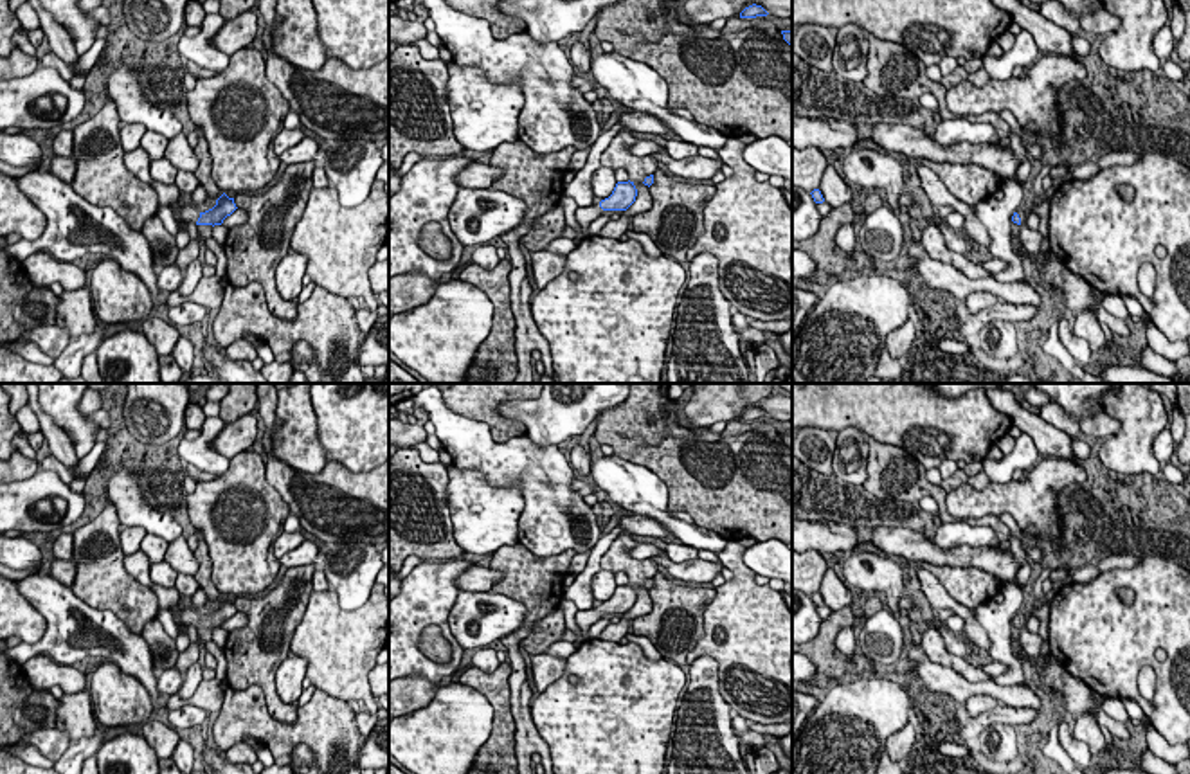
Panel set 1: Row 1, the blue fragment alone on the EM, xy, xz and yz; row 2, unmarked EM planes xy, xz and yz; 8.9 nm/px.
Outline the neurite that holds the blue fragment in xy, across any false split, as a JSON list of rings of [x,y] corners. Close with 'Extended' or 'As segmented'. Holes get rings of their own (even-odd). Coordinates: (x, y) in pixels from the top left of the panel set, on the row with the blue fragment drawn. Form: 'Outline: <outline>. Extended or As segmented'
Outline: [[[225,193],[216,200],[216,205],[202,212],[193,203],[175,202],[169,205],[173,211],[175,221],[196,223],[196,225],[221,225],[227,216],[230,216],[238,207],[234,198],[229,198]]]. Extended

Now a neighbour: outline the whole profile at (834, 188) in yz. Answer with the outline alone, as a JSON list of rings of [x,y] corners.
[[[832,164],[826,166],[819,191],[830,207],[841,207],[852,203],[852,189],[844,176],[841,176]]]

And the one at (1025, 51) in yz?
[[[1023,29],[1008,52],[1003,52],[999,58],[983,56],[983,68],[988,72],[990,79],[1005,81],[1014,76],[1015,67],[1032,67],[1039,52],[1033,36]]]

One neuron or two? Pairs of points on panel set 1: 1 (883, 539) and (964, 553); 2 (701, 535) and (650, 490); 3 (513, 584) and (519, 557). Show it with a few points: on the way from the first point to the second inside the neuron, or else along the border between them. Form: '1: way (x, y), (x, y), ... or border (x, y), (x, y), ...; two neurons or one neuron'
1: way (902, 542), (944, 555); one neuron
2: way (686, 530), (656, 504); one neuron
3: way (519, 576), (519, 564); one neuron

